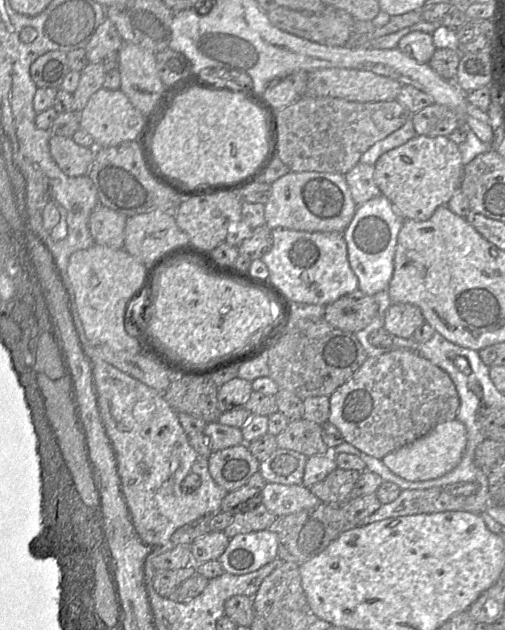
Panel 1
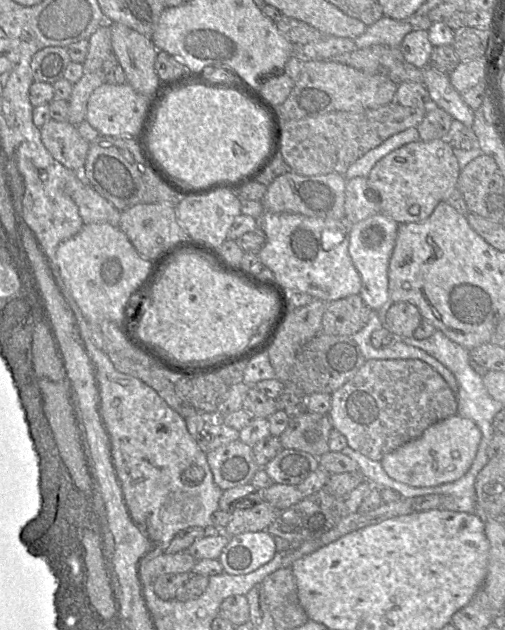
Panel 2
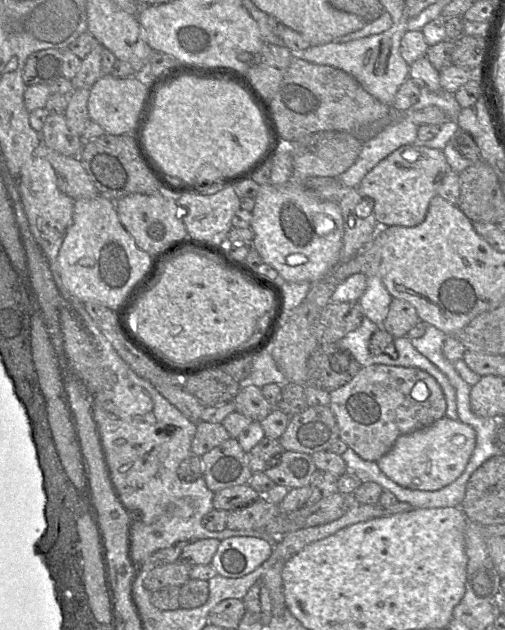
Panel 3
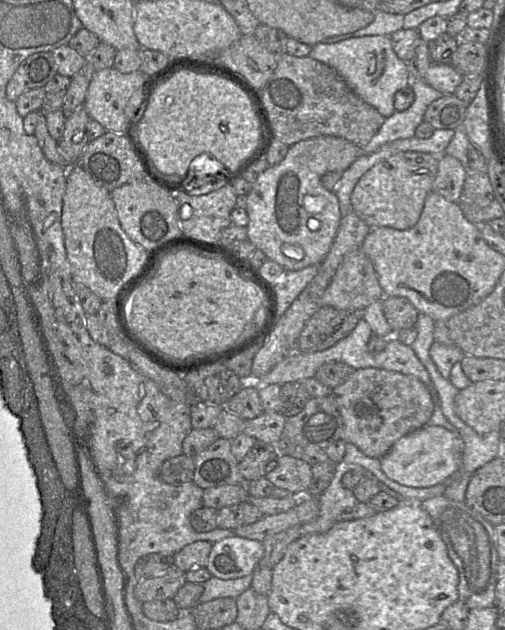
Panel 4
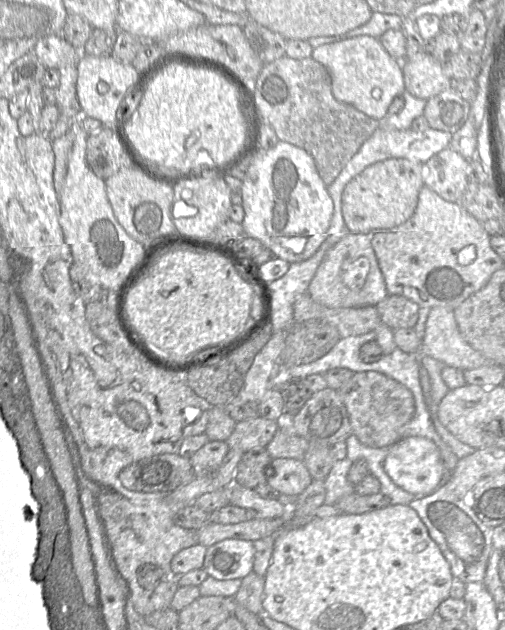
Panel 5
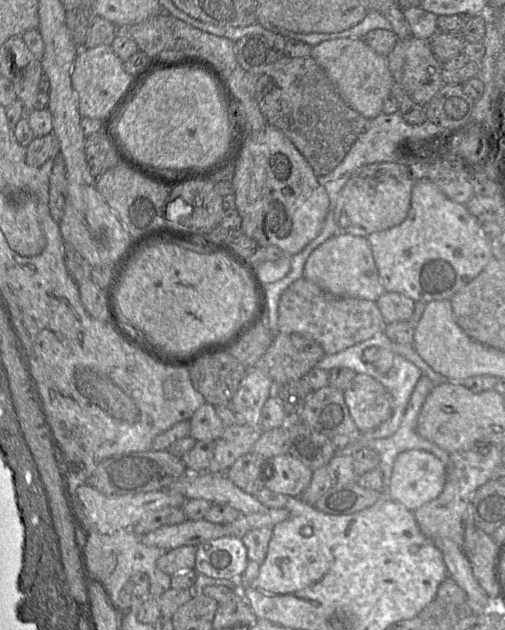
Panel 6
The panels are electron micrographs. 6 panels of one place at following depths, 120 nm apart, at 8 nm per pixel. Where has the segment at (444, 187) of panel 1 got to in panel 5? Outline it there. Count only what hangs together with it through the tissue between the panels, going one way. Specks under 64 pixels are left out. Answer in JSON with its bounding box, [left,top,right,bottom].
[341,158,425,235]

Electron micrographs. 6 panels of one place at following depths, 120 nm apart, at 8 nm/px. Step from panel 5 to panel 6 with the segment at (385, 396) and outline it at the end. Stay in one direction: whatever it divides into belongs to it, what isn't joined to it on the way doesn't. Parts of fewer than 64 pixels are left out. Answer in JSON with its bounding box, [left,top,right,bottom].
[344,373,392,432]

